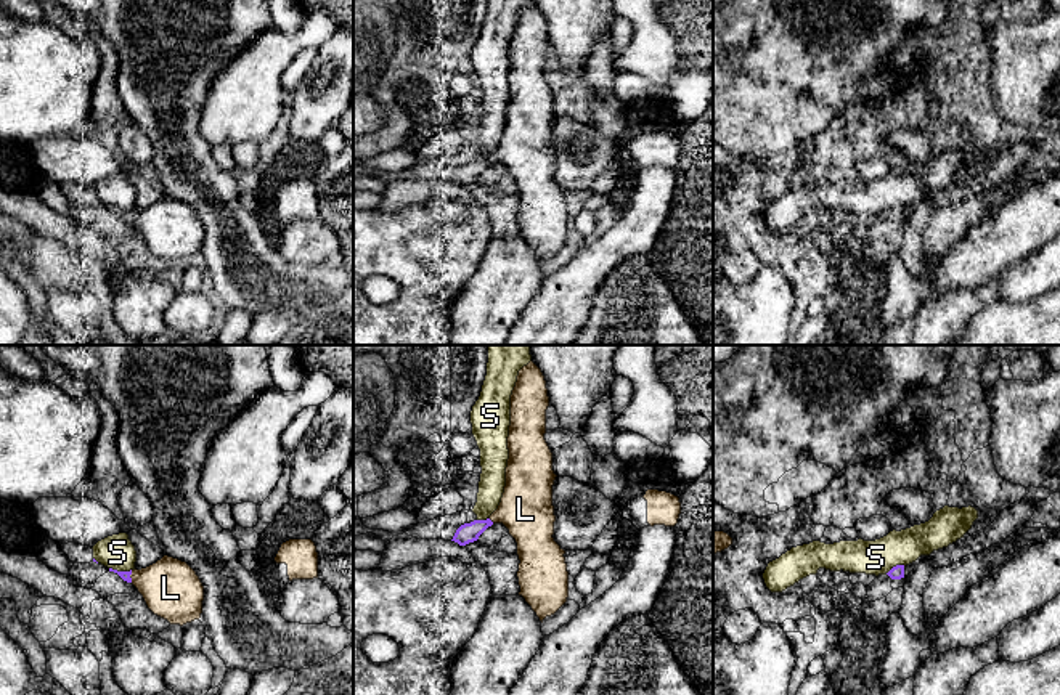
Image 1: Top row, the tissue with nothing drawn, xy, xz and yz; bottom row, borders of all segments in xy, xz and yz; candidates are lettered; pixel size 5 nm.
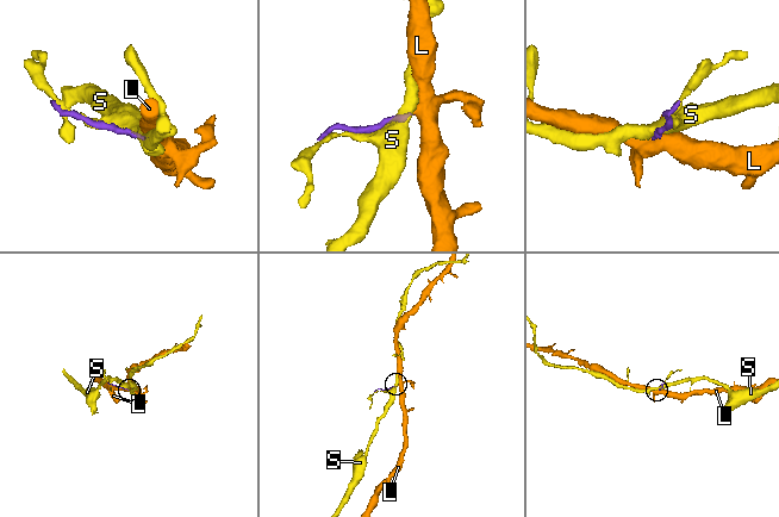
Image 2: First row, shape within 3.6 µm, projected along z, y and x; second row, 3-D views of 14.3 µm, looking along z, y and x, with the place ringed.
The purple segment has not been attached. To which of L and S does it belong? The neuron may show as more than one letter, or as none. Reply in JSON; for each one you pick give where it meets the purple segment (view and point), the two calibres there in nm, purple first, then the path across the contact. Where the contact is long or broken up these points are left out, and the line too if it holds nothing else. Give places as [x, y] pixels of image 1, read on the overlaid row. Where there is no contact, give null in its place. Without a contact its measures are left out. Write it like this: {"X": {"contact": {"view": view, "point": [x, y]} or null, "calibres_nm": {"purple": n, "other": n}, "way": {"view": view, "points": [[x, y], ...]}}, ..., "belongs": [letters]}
{"L": {"contact": {"view": "xz", "point": [490, 520]}, "calibres_nm": {"purple": 100, "other": 260}, "way": {"view": "xz", "points": [[466, 533], [490, 520], [525, 509]]}}, "belongs": ["L"]}

